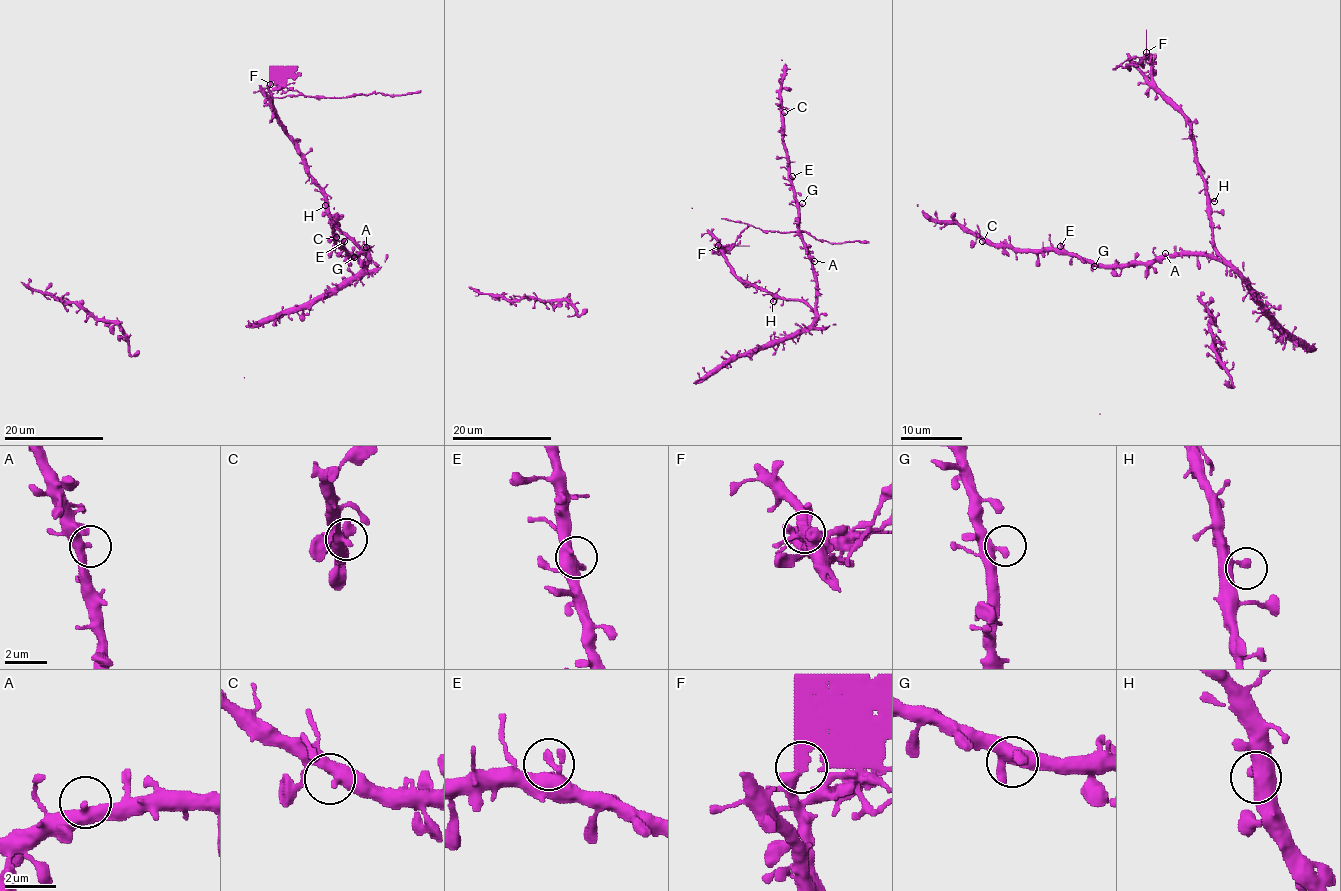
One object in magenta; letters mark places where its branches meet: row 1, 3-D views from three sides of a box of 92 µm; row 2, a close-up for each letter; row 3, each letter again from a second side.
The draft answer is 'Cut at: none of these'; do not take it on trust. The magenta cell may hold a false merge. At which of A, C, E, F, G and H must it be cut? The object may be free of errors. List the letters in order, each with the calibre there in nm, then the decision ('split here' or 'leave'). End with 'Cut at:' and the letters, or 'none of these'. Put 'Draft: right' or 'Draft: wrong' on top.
Draft: wrong
A: calibre 340 nm; leave
C: calibre 360 nm; leave
E: calibre 240 nm; leave
F: calibre 340 nm; split here
G: calibre 340 nm; leave
H: calibre 360 nm; leave
Cut at: F

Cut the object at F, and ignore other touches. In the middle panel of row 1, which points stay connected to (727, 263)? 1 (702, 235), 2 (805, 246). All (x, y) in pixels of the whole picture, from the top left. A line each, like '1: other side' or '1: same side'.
1: same side
2: same side

